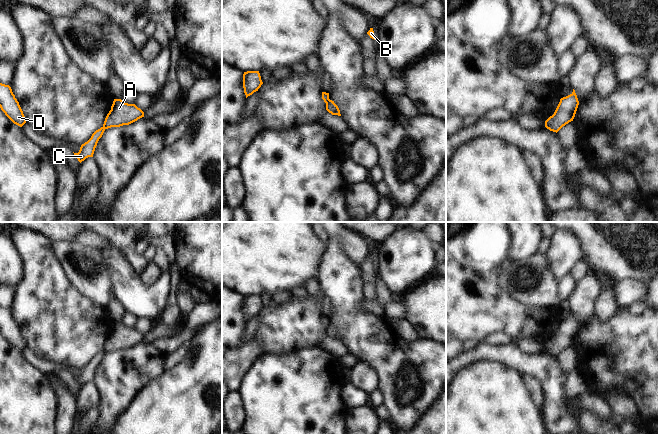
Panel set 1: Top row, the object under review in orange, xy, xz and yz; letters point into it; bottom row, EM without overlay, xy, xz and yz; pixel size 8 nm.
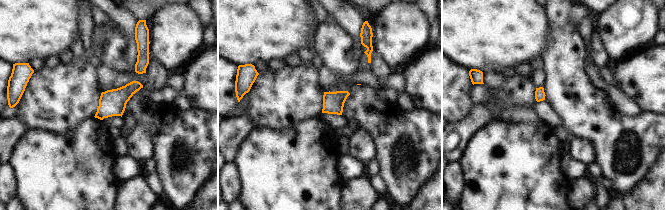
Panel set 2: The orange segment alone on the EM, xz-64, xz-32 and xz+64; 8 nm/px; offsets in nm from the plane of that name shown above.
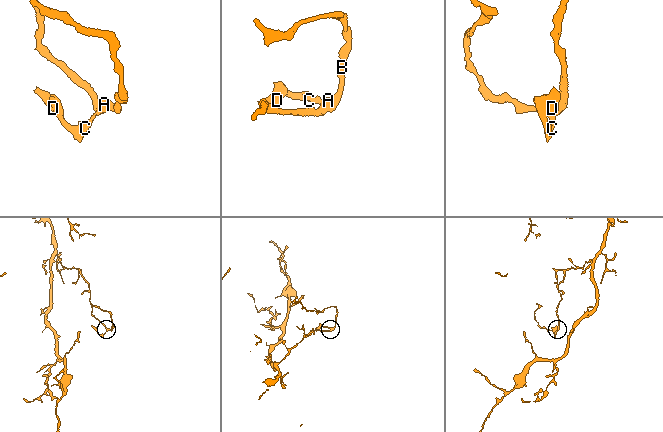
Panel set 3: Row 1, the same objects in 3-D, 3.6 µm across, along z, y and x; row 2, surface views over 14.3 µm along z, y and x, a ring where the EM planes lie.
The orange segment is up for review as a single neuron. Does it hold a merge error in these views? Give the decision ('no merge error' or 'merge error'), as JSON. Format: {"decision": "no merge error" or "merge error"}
{"decision": "merge error"}

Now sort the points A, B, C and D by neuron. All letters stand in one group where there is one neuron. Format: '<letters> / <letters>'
A B / C D

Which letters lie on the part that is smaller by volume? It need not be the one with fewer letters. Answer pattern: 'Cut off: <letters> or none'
Cut off: C, D

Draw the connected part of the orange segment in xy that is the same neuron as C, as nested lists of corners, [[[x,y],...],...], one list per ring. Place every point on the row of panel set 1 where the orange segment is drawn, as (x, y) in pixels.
[[[101,127],[100,129],[96,130],[92,134],[91,138],[81,145],[79,152],[74,153],[74,155],[77,157],[80,163],[88,157],[93,157],[97,143],[99,139],[102,137],[104,131],[105,131],[104,127]]]

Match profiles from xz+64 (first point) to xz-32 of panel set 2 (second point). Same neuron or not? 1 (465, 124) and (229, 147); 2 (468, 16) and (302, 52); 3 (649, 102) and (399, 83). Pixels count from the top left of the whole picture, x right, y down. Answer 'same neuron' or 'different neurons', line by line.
1: same neuron
2: different neurons
3: different neurons

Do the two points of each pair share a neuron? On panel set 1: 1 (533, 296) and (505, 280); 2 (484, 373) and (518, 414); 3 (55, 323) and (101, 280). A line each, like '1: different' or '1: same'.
1: same
2: same
3: different

